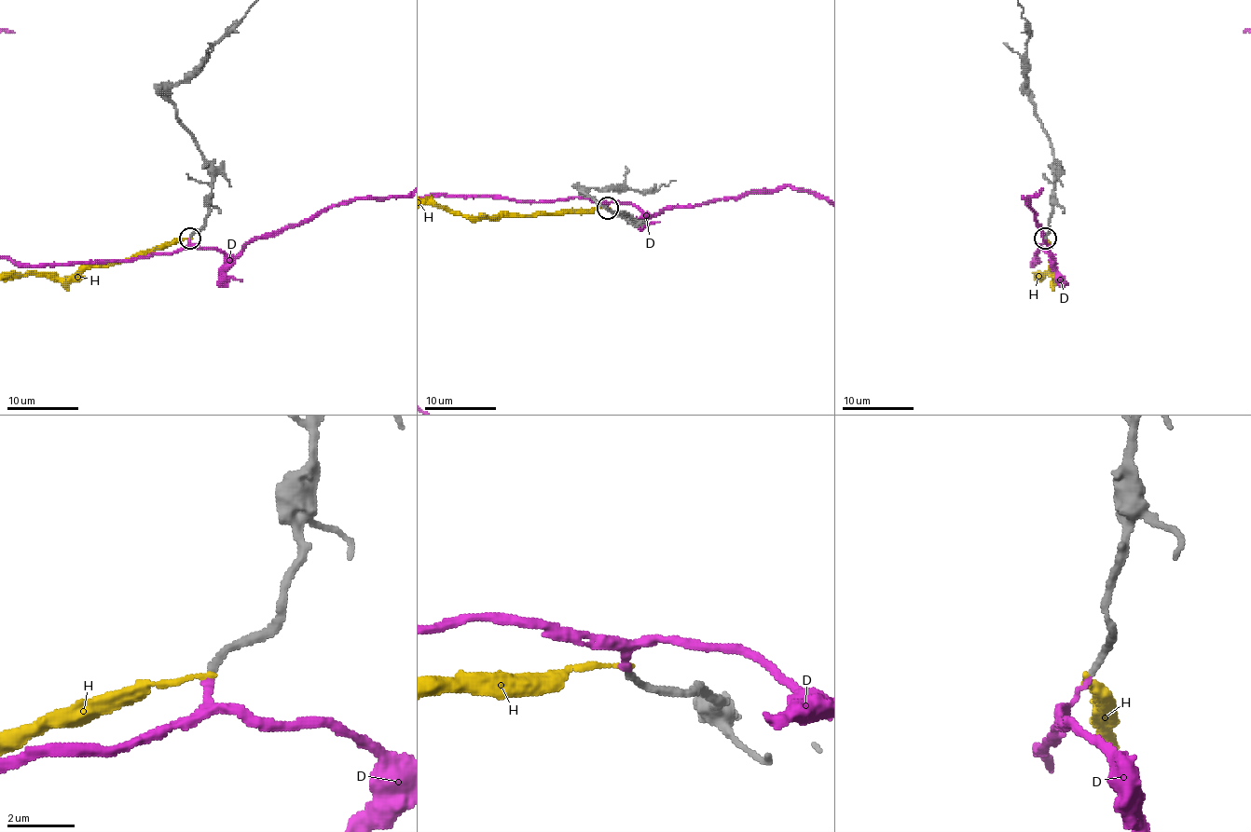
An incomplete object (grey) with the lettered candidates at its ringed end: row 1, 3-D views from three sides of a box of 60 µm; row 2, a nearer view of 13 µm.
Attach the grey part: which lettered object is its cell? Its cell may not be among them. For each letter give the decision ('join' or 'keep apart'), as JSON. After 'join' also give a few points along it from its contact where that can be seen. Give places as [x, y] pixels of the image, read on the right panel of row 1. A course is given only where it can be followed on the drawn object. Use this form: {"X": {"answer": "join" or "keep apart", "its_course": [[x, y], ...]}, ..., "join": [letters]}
{"D": {"answer": "join"}, "H": {"answer": "keep apart"}, "join": ["D"]}

